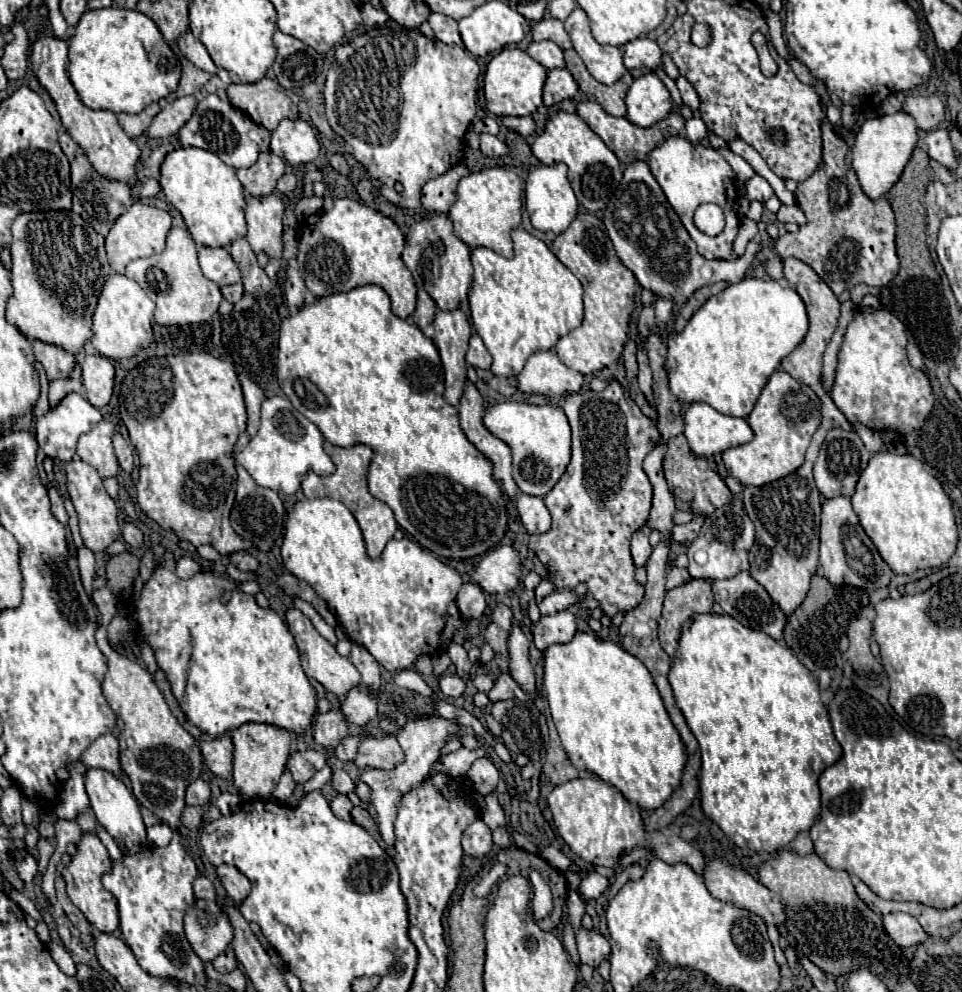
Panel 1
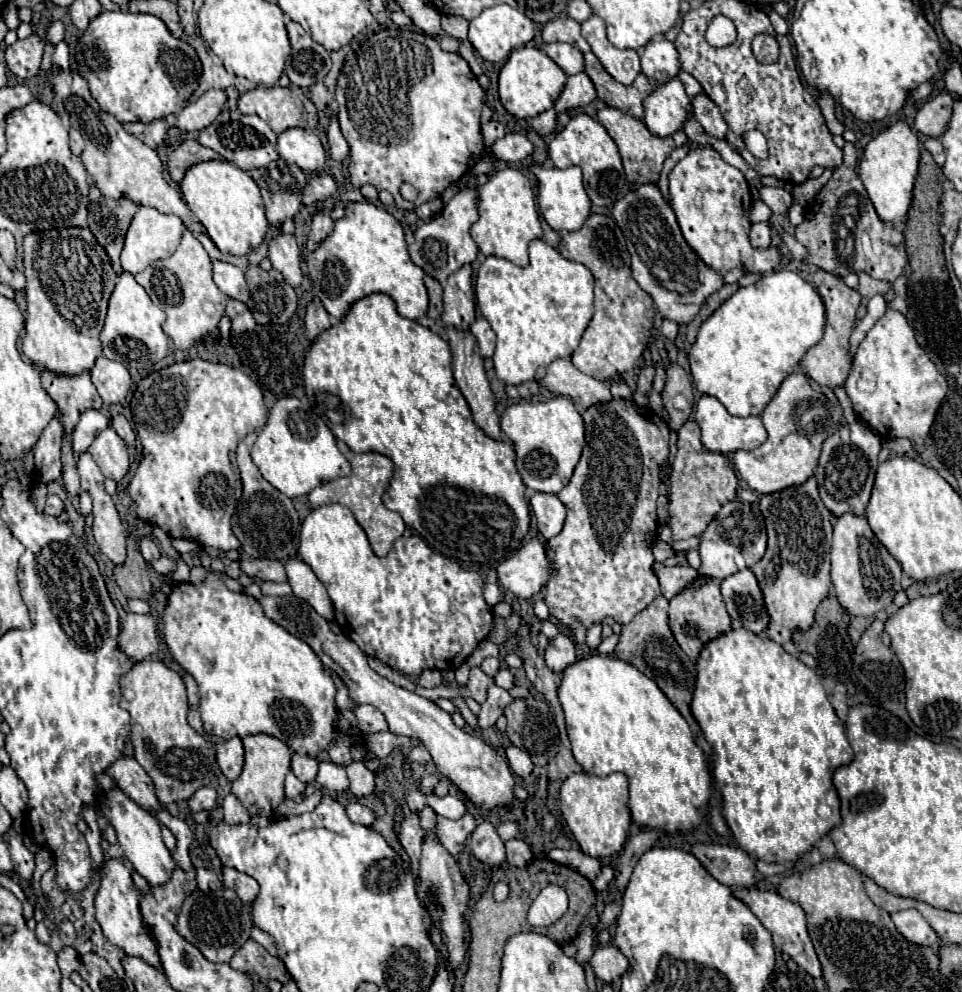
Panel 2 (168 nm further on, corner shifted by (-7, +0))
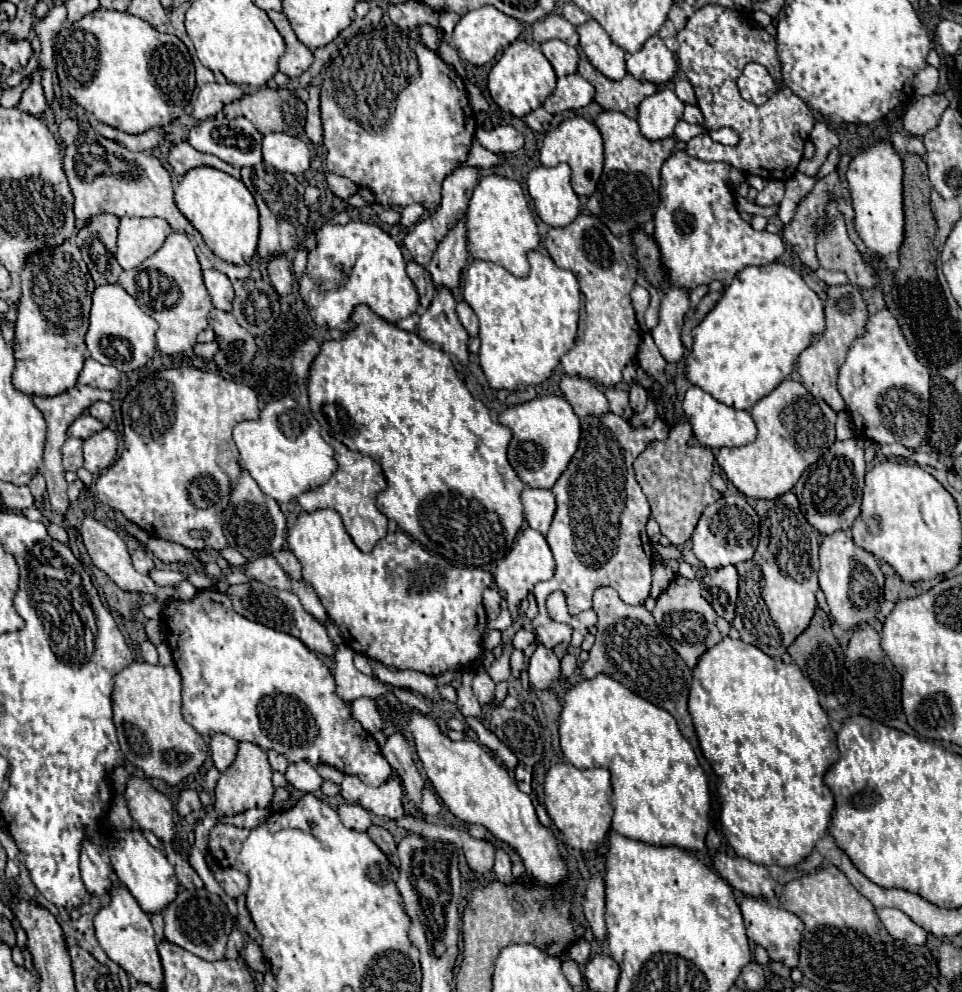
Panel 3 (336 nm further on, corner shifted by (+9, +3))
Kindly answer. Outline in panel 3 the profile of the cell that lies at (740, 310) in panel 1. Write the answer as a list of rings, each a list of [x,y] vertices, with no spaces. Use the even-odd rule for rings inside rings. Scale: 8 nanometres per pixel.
[[[770,263],[770,265],[764,265],[764,267],[744,267],[742,273],[736,275],[736,279],[726,287],[726,291],[722,293],[720,301],[714,305],[714,309],[692,329],[692,339],[694,339],[694,345],[692,349],[686,353],[684,357],[684,363],[686,363],[686,377],[692,385],[704,389],[706,393],[710,393],[714,399],[718,399],[720,403],[728,405],[728,407],[734,407],[734,409],[744,409],[744,411],[750,411],[754,403],[758,403],[762,397],[766,397],[780,381],[788,379],[790,373],[792,373],[792,363],[798,359],[798,355],[810,347],[814,343],[814,337],[820,337],[824,331],[824,309],[822,309],[822,301],[818,299],[818,295],[804,283],[804,279],[798,275],[796,269],[784,265],[784,263]]]

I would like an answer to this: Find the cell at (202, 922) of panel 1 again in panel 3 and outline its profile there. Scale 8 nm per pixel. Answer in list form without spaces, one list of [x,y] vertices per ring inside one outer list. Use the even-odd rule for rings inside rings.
[[[180,887],[176,899],[164,909],[162,915],[164,915],[164,937],[170,943],[180,945],[206,961],[218,961],[224,957],[228,935],[234,929],[234,919],[228,913],[228,907],[220,895],[210,891],[188,891]]]

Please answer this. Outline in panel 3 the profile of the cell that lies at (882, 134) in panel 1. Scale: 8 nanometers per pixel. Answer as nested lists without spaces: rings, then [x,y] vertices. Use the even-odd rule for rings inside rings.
[[[876,141],[864,151],[860,151],[848,165],[846,171],[848,187],[852,193],[852,207],[856,213],[854,227],[860,235],[860,239],[866,243],[868,249],[878,253],[880,257],[886,257],[888,253],[898,253],[902,245],[902,235],[904,235],[904,211],[902,211],[902,159],[894,151],[890,141]]]

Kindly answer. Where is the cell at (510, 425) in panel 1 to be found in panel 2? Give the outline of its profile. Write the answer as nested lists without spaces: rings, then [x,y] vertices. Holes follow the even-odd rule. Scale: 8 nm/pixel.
[[[556,396],[548,402],[522,400],[506,408],[500,420],[500,428],[514,444],[516,466],[526,488],[546,494],[558,494],[570,482],[586,444],[584,420],[570,398]]]

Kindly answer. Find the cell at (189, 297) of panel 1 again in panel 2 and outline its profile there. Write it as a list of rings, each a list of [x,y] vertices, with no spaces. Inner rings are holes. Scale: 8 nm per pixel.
[[[186,230],[178,250],[166,258],[150,264],[146,270],[138,272],[136,282],[146,290],[150,300],[166,312],[164,332],[172,338],[174,346],[180,350],[188,350],[202,342],[206,334],[218,328],[220,318],[224,316],[224,308],[228,296],[218,290],[212,280],[212,262],[206,254],[204,246],[196,240],[196,236]]]

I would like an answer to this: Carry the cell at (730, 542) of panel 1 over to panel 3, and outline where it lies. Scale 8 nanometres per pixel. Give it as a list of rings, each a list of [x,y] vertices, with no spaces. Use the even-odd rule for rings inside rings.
[[[722,495],[716,503],[704,509],[692,533],[692,551],[706,569],[720,569],[730,563],[738,565],[742,561],[752,559],[760,537],[758,527],[758,515],[744,495]]]

